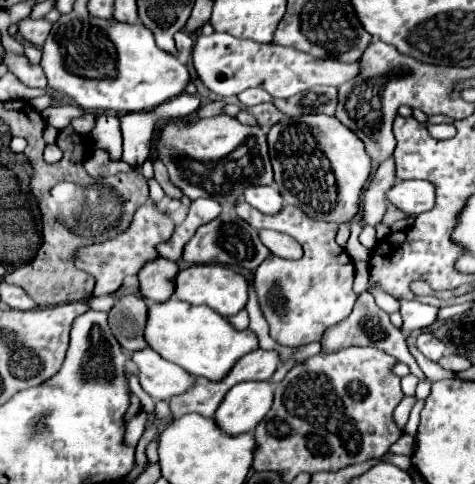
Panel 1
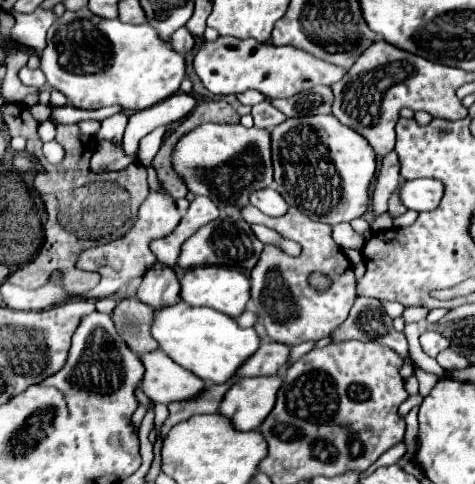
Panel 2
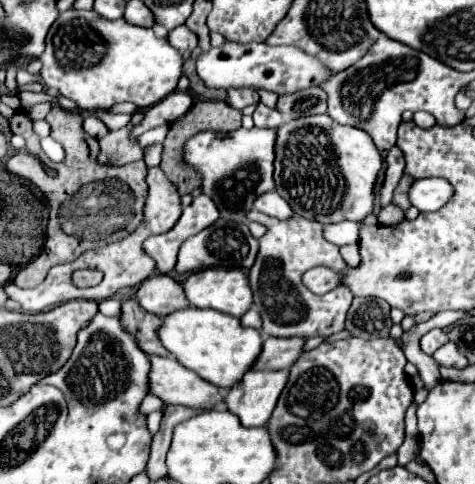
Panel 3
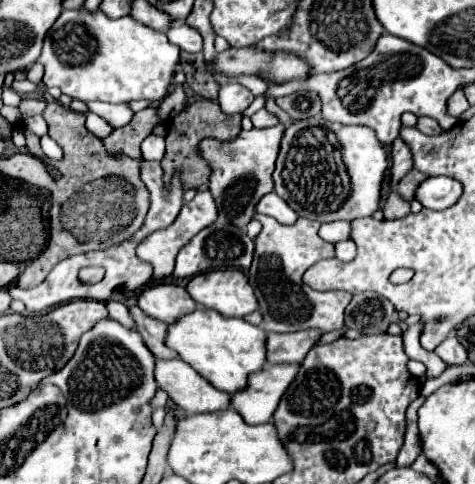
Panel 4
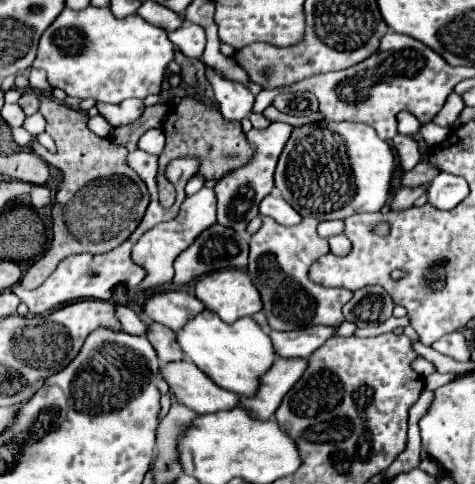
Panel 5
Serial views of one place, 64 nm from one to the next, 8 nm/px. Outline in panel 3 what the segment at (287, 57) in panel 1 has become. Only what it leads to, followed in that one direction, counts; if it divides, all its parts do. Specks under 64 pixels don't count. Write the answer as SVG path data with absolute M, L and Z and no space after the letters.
M226 40L218 48L210 48L202 52L196 60L198 76L212 90L228 90L228 88L252 88L252 90L268 90L278 96L288 96L292 92L320 86L328 76L334 76L330 68L326 68L318 58L306 54L296 46L268 46L266 42L248 42L234 44Z

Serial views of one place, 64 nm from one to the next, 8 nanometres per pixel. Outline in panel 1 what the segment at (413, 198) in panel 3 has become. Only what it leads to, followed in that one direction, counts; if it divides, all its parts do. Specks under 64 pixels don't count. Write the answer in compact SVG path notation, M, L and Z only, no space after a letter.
M404 180L396 182L386 192L386 202L394 204L406 216L418 216L434 206L434 188L426 180Z

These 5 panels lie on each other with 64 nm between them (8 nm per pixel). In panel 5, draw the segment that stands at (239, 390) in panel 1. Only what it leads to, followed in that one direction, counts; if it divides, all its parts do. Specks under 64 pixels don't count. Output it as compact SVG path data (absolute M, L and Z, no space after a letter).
M278 358L276 364L272 364L272 368L260 378L256 396L240 396L240 406L248 408L248 412L252 412L256 420L272 418L284 394L304 374L306 364L308 362L302 358Z

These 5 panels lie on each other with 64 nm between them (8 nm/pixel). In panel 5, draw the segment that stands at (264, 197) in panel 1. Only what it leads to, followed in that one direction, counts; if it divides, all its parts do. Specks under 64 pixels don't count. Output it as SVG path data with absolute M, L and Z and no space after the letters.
M268 194L260 202L260 214L274 218L282 226L296 226L302 220L302 216L286 200L282 200L278 194Z

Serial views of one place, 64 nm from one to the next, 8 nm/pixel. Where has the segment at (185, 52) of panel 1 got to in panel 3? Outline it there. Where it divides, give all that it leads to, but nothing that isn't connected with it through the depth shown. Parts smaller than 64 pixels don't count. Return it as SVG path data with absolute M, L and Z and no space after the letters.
M178 26L168 34L168 42L178 50L178 52L186 52L186 50L194 50L198 46L198 38L194 32L190 32L186 26Z

